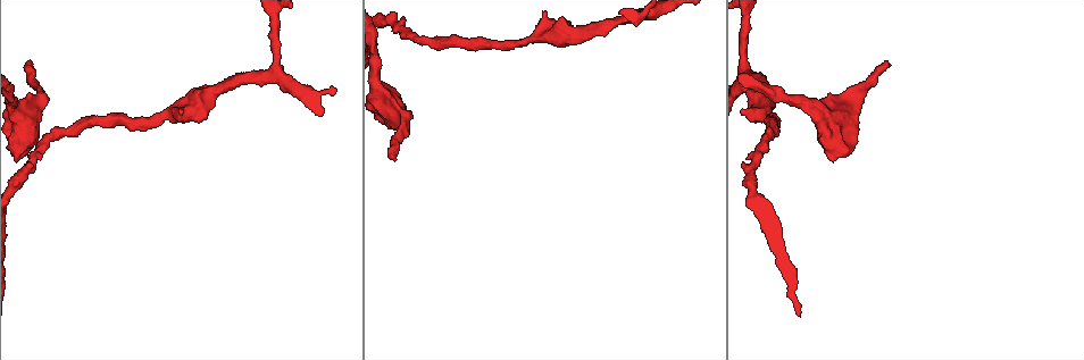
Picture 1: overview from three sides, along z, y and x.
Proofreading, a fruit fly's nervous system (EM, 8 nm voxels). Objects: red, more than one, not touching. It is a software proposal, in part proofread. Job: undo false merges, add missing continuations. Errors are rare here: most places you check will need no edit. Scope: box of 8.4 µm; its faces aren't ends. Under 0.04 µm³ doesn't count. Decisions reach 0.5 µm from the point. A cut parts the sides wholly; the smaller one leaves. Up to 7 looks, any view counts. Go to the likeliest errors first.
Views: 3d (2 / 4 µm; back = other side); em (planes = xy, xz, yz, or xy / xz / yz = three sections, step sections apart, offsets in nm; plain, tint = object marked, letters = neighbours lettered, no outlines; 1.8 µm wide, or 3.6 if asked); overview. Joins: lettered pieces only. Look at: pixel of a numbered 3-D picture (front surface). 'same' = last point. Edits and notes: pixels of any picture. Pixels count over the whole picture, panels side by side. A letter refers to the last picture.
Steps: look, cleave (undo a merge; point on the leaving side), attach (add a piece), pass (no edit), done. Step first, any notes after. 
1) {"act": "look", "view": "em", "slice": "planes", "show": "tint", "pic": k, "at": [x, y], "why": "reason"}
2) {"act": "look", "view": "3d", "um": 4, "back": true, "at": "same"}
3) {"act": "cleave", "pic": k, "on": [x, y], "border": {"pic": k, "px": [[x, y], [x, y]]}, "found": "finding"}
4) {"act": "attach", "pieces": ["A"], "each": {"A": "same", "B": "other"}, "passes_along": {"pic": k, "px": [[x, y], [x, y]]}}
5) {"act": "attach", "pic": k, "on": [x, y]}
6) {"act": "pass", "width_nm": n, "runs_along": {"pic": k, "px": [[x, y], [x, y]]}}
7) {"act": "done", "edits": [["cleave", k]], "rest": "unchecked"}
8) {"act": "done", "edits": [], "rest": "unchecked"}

{"act": "look", "view": "em", "slice": "planes", "show": "letters", "pic": 1, "at": [890, 66], "why": "free end"}

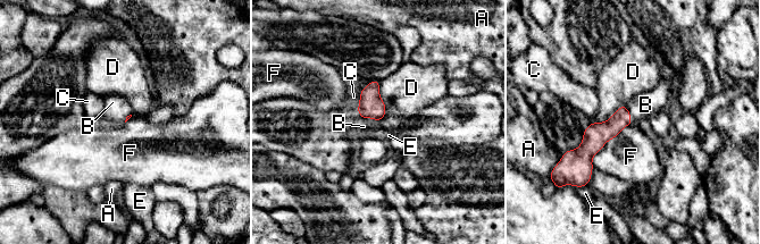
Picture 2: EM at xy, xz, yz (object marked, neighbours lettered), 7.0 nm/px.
{"act": "attach", "pieces": ["B"], "longest_contact_nm": ["F", 440], "each": {"A": "other", "B": "same", "C": "other", "D": "other", "E": "other", "F": "other"}, "found": "it goes on there"}

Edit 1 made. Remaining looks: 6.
{"act": "look", "view": "3d", "um": 4, "pic": 1, "at": [854, 146], "why": "thick end"}

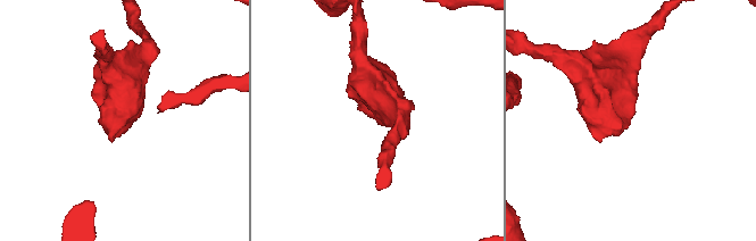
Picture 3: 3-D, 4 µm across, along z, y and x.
{"act": "look", "view": "em", "um": 3.6, "slice": "xz", "step": 4, "show": "tint", "pic": 3, "at": [628, 120]}

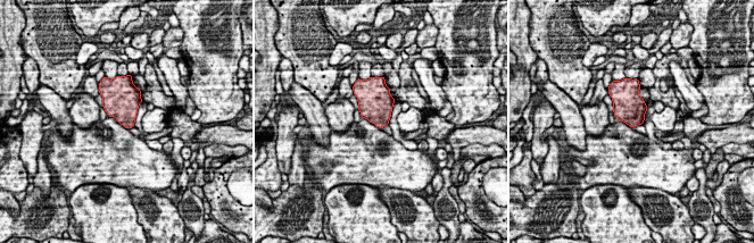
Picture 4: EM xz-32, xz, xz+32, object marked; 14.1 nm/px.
{"act": "look", "view": "em", "um": 3.6, "slice": "planes", "show": "letters", "at": "same", "why": "cut it another way"}

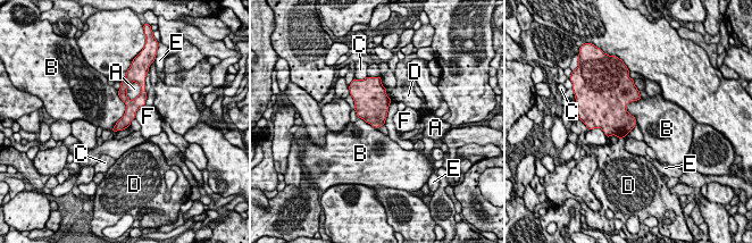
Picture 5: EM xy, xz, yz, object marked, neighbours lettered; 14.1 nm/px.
{"act": "pass", "each": {"A": "other", "B": "other", "C": "other", "D": "other", "E": "other", "F": "other"}, "border": {"pic": 5, "px": [[118, 91], [125, 112], [110, 130]]}, "found": "no lettered piece goes on from it"}

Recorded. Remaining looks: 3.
{"act": "look", "view": "em", "um": 3.6, "slice": "planes", "show": "letters", "pic": 1, "at": [192, 106], "why": "thick turns thin"}

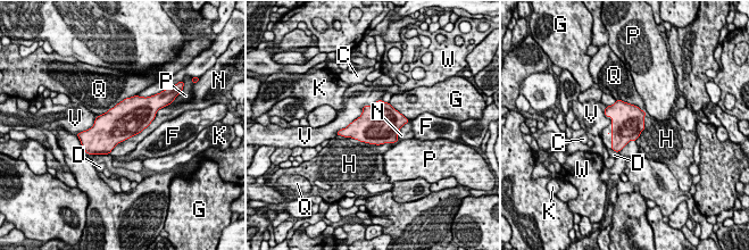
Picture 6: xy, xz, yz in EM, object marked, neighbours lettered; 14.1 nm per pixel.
{"act": "pass", "each": {"C": "other", "D": "other", "F": "other", "G": "other", "H": "other", "K": "other", "N": "other", "P": "other", "Q": "other", "V": "other", "W": "other"}, "border": {"pic": 6, "px": [[156, 115], [108, 153]]}, "found": "one cell here"}

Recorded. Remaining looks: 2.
{"act": "done", "edits": [["attach", 2]], "rest": "unchecked"}

